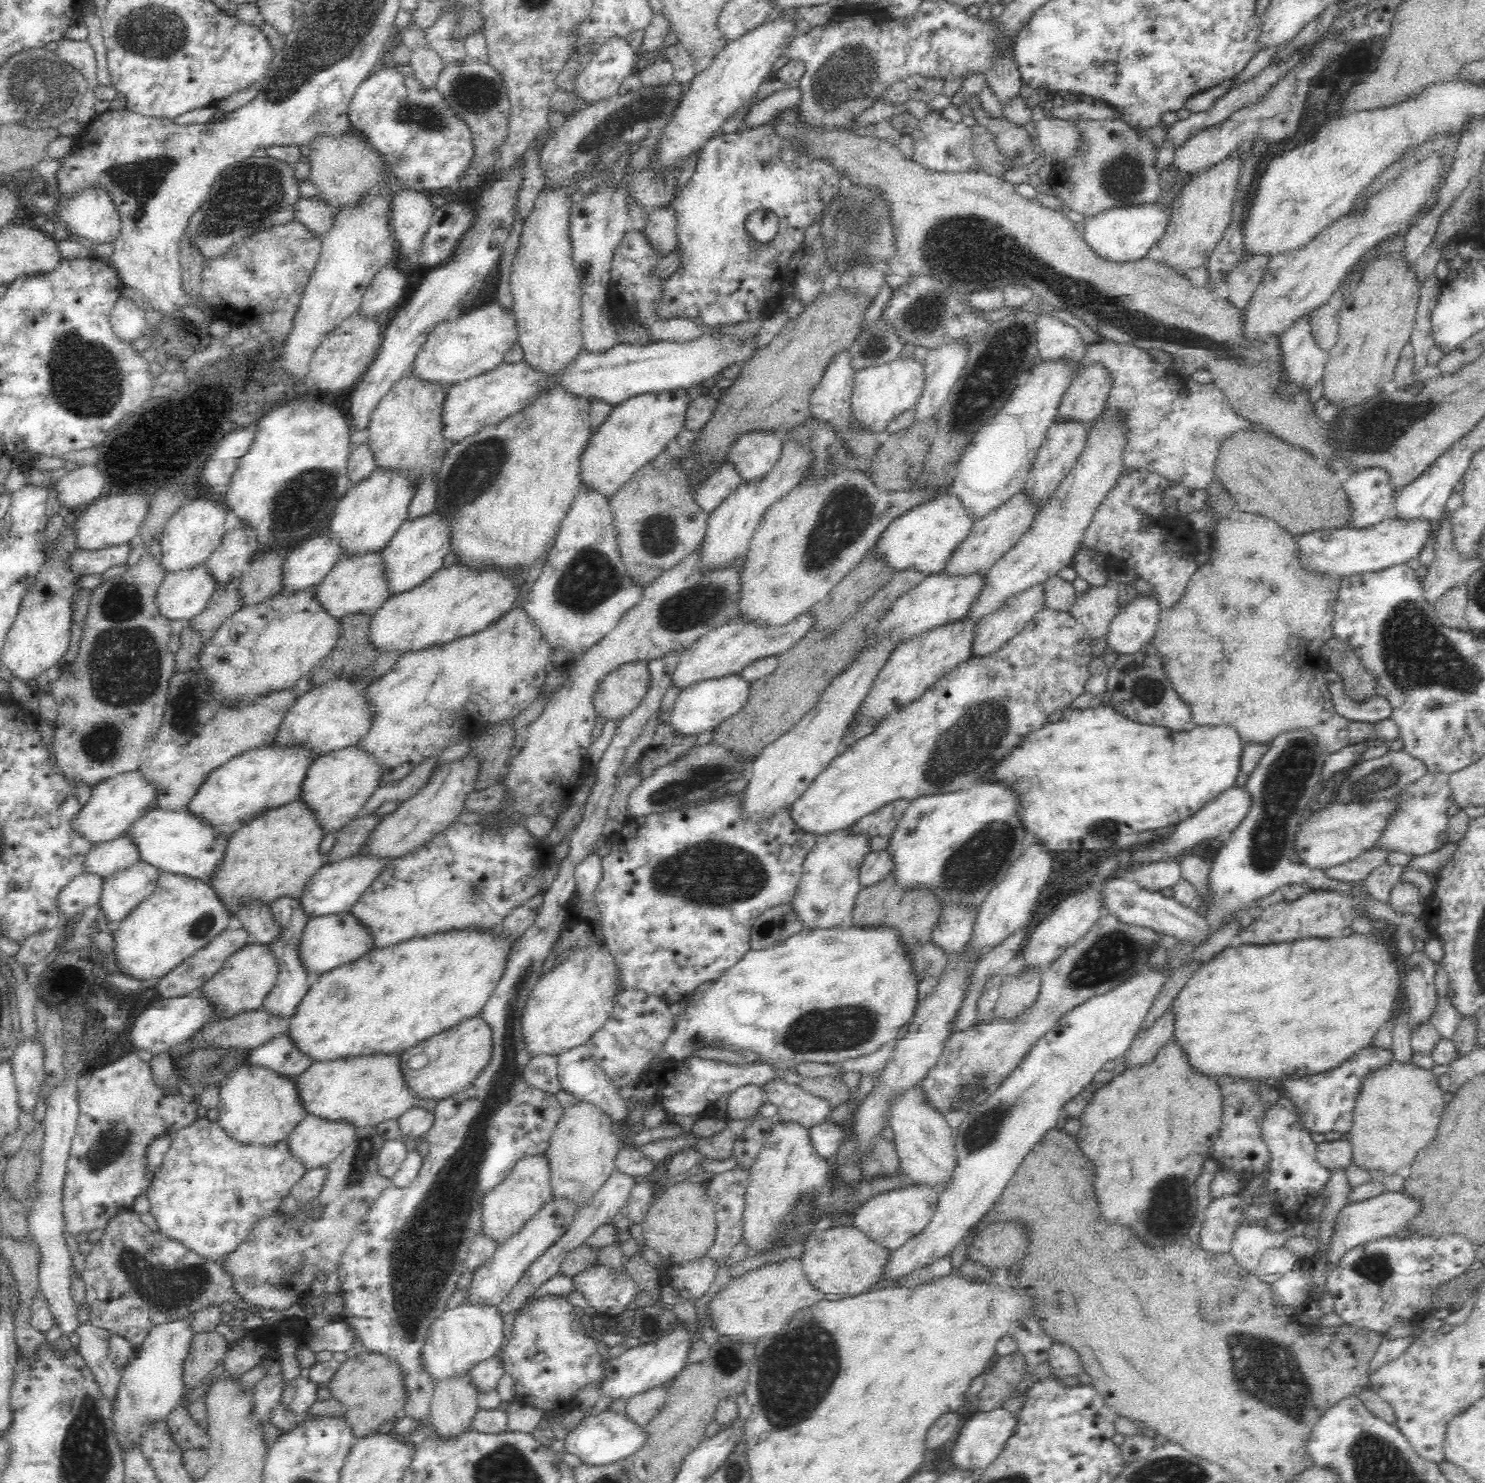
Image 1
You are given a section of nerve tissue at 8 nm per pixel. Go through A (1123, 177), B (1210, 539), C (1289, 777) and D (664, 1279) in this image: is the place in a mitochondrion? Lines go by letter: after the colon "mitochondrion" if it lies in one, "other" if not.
A: mitochondrion
B: other
C: mitochondrion
D: other

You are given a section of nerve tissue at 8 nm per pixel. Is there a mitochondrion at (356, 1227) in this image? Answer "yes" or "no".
no

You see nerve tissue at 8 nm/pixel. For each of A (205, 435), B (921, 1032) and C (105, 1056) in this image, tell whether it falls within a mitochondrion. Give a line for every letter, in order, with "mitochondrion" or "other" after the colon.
A: other
B: other
C: other

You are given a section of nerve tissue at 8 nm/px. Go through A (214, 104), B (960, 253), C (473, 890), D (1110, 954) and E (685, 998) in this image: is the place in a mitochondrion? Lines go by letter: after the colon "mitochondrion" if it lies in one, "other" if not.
A: other
B: mitochondrion
C: mitochondrion
D: mitochondrion
E: other

